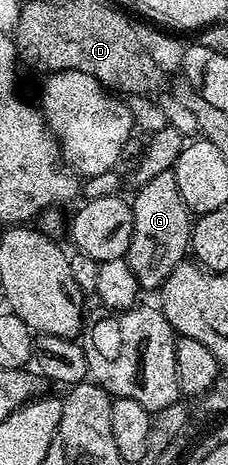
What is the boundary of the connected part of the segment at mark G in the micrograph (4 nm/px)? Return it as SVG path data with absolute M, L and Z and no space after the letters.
M170 170L163 174L155 174L147 183L136 189L137 197L132 197L133 206L133 233L131 234L131 246L129 247L128 262L135 274L137 283L142 289L160 289L165 279L186 259L191 248L191 213L183 202L183 194L179 194L179 186L175 182L175 174Z

